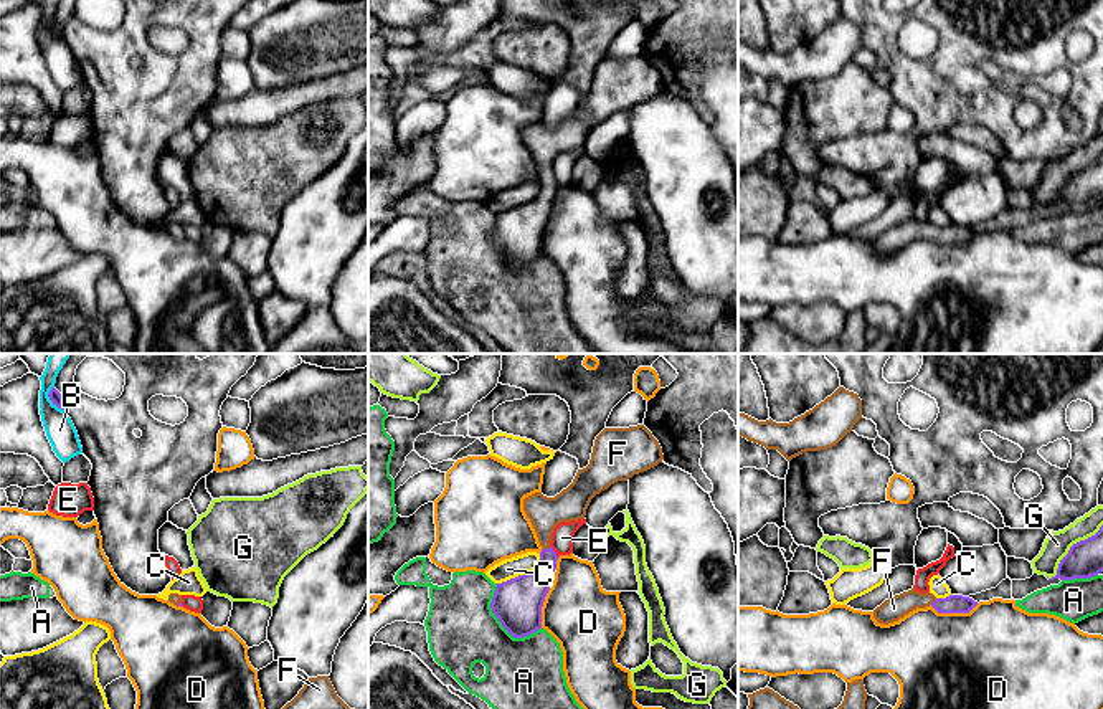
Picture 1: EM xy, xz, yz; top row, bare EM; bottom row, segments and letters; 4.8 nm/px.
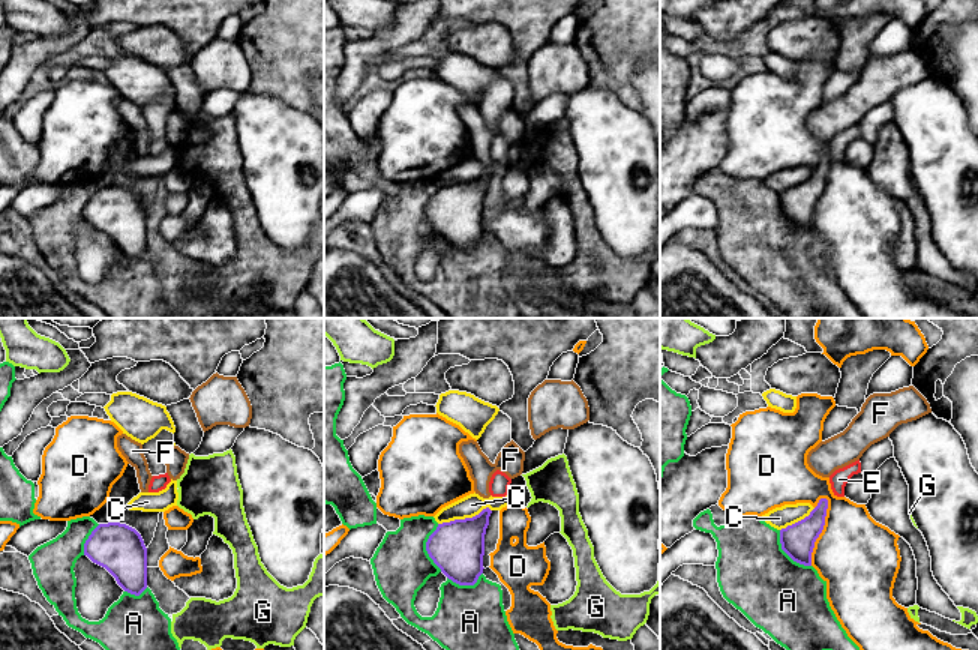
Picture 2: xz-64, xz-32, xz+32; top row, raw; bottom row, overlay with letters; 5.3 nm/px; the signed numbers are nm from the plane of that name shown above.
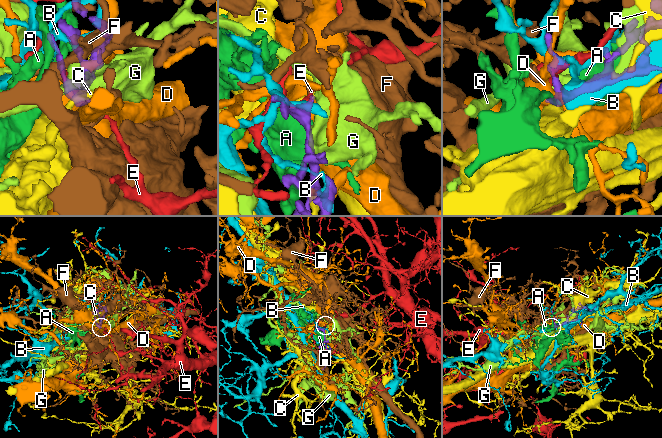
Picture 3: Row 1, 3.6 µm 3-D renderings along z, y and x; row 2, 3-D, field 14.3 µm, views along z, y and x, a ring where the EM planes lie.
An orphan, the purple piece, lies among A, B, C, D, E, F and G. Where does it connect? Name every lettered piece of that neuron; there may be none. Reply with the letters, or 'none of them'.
F

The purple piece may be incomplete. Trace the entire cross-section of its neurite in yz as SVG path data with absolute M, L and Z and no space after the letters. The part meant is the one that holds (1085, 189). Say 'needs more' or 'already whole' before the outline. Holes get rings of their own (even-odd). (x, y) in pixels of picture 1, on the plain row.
already whole | M1103 155L1095 165L1073 174L1060 190L1057 205L1049 210L1090 208L1100 202L1103 202Z

